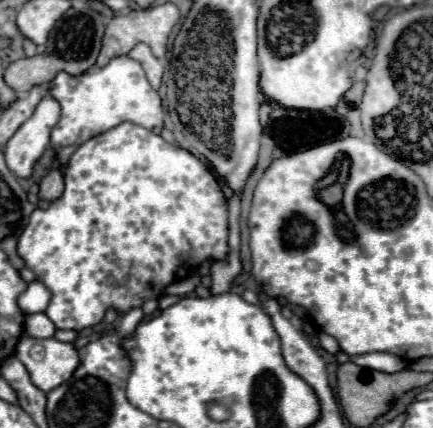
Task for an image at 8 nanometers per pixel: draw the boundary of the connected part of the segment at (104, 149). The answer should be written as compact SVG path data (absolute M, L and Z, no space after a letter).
M123 122L117 128L113 128L109 132L103 132L99 136L93 136L91 140L83 142L73 152L73 156L69 160L69 166L65 168L63 176L65 176L65 192L63 192L63 196L53 200L47 210L35 210L31 214L29 224L23 230L23 234L19 238L19 246L17 246L17 252L25 260L27 268L31 268L37 274L37 278L53 294L51 304L45 310L45 314L53 320L53 324L57 328L83 330L87 326L95 326L97 322L103 320L107 308L115 308L119 314L123 314L129 308L141 306L143 300L147 300L147 298L159 298L159 294L161 294L161 290L165 286L169 286L171 282L181 278L181 272L183 272L183 278L185 278L187 272L189 272L189 262L191 262L191 270L193 270L193 266L199 266L203 260L207 260L207 258L223 260L227 256L227 252L229 252L229 246L227 246L227 204L223 200L223 192L221 192L219 182L215 180L215 176L191 152L173 148L159 134L155 134L155 132L151 132L151 130L143 128L143 126L137 126L133 122Z

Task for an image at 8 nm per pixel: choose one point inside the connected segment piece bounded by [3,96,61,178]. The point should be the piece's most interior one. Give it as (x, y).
(25, 147)

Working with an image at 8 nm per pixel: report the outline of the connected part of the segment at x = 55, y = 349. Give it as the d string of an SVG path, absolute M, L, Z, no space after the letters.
M23 336L17 344L15 356L29 370L31 382L43 392L51 392L69 380L79 364L75 346L55 338Z

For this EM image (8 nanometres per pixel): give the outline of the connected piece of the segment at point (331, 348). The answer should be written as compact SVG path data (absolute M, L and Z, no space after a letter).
M323 332L318 334L317 339L320 347L332 355L335 355L340 350L338 342Z

